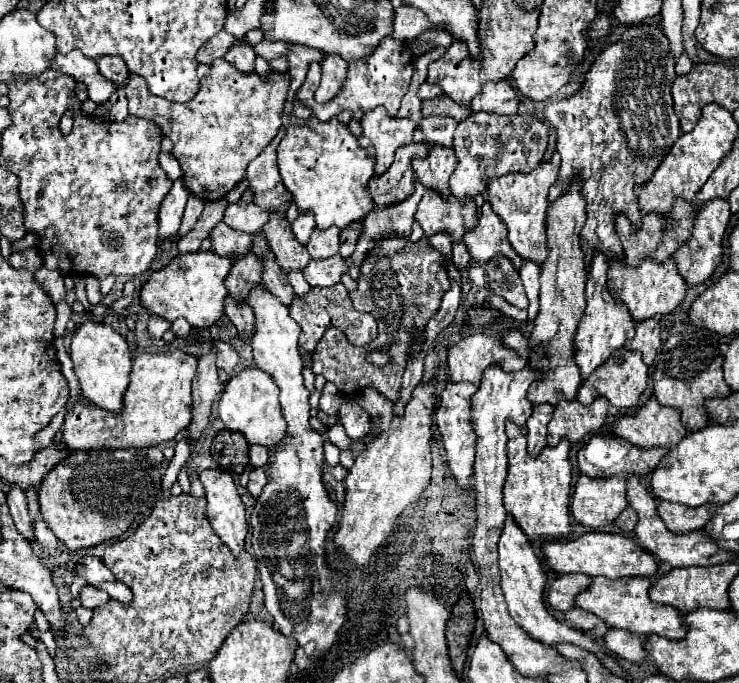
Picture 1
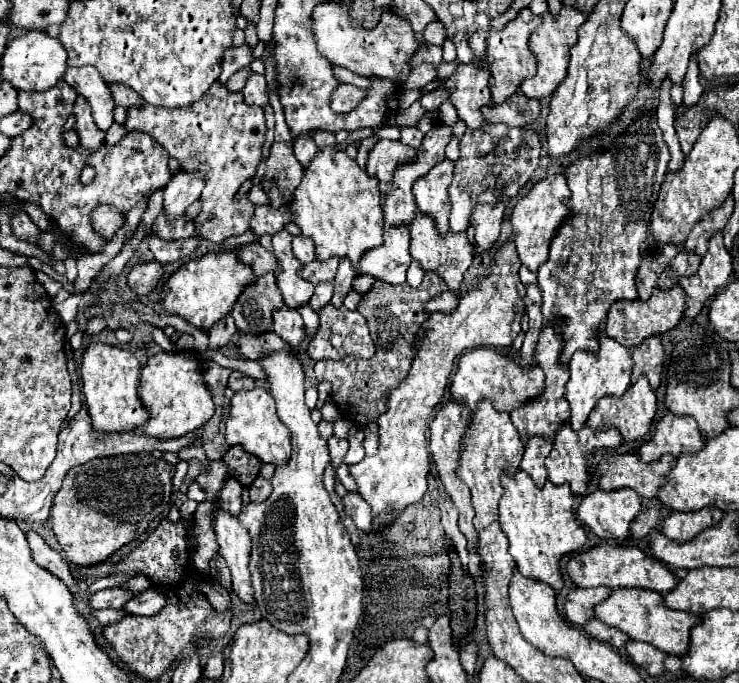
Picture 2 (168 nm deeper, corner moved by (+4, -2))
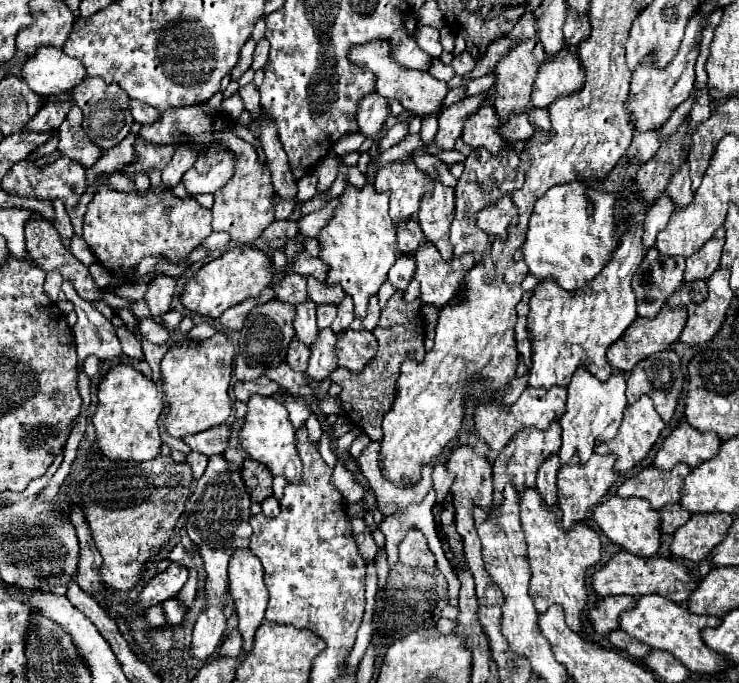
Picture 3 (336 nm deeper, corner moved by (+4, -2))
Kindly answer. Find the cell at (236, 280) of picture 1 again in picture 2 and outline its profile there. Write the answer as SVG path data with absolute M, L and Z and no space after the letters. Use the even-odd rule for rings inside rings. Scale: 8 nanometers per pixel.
M272 273L258 279L256 285L250 285L240 295L238 303L232 309L232 317L240 333L264 335L272 331L272 311L280 309L284 301L276 287Z

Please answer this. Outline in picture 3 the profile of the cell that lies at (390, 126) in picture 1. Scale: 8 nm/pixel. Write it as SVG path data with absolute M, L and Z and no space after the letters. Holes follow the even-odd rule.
M390 161L378 169L374 189L390 195L390 217L394 223L416 217L424 193L432 191L434 179L420 171L414 161Z

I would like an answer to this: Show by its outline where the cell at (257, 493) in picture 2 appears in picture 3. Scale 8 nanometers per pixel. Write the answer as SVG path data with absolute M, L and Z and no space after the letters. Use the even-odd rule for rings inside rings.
M274 495L266 497L266 499L260 503L260 507L262 507L262 513L264 513L266 517L276 517L276 515L278 515L278 511L280 511L278 499L276 499Z

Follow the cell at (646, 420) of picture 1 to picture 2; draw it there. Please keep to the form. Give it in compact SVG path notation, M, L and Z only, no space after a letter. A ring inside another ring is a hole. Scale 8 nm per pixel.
M666 413L658 421L652 439L638 447L638 457L644 463L652 463L664 453L670 453L674 457L696 453L700 447L704 447L704 443L706 439L692 417L676 417L672 413Z

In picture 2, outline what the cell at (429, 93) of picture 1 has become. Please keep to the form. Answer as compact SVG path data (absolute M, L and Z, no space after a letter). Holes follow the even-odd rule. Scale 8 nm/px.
M442 87L442 89L438 89L438 91L432 91L432 93L424 95L424 97L420 99L420 105L422 105L426 111L436 111L448 97L450 97L450 91Z

